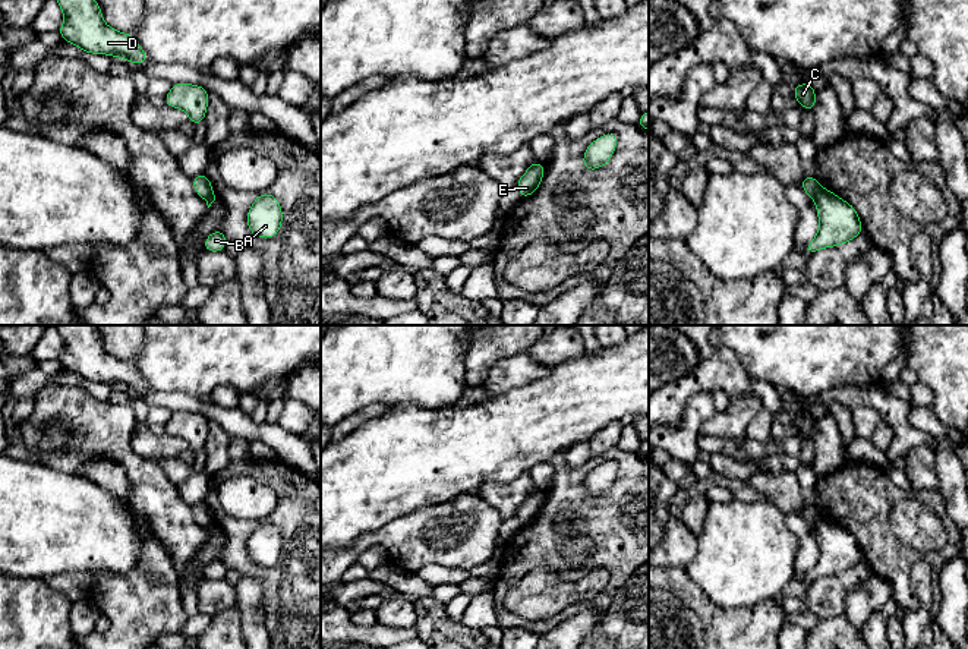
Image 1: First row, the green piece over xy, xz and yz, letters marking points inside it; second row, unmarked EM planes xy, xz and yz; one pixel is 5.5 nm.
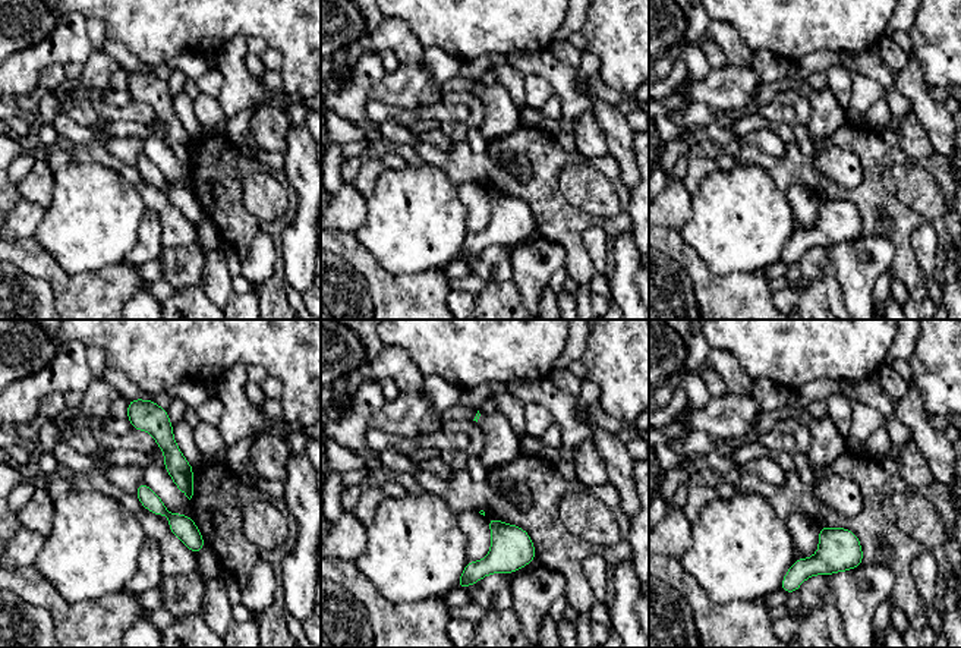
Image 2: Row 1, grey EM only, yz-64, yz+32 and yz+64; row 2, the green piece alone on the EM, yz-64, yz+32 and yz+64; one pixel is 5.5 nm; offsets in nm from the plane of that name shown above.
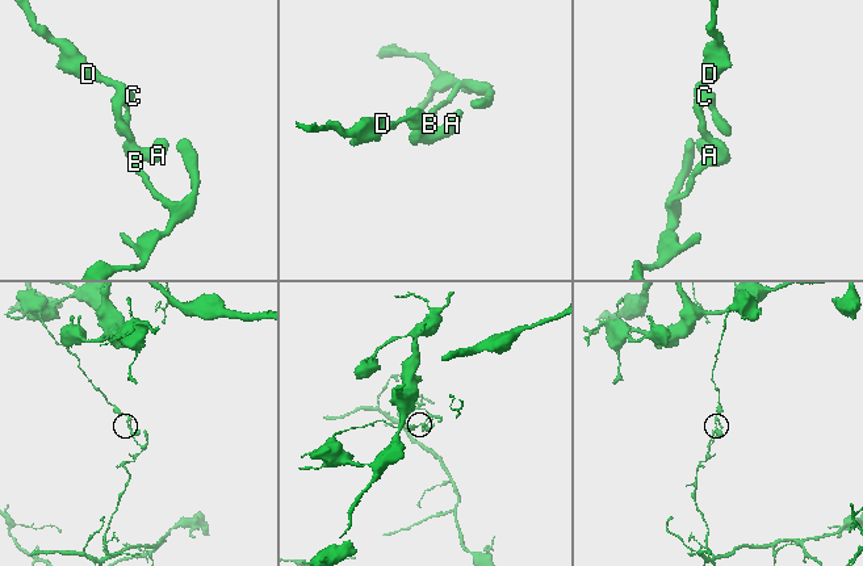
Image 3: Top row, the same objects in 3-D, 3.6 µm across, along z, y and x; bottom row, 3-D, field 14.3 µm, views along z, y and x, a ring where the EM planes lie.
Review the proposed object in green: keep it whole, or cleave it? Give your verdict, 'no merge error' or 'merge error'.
merge error

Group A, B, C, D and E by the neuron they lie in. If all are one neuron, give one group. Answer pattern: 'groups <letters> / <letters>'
groups A B E / C D

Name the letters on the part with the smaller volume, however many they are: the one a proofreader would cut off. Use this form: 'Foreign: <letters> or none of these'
Foreign: A, B, E

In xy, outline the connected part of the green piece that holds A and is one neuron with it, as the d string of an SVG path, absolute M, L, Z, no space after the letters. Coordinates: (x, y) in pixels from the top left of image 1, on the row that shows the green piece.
M269 192L258 195L246 215L249 230L262 239L272 239L281 227L281 204Z

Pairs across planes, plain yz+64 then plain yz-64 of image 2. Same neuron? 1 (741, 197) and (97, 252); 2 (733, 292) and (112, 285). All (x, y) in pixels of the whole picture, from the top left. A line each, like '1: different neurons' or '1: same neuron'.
1: same neuron
2: same neuron

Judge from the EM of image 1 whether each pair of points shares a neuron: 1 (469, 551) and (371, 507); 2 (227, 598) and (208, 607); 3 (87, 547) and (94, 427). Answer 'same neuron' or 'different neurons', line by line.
1: different neurons
2: same neuron
3: different neurons

